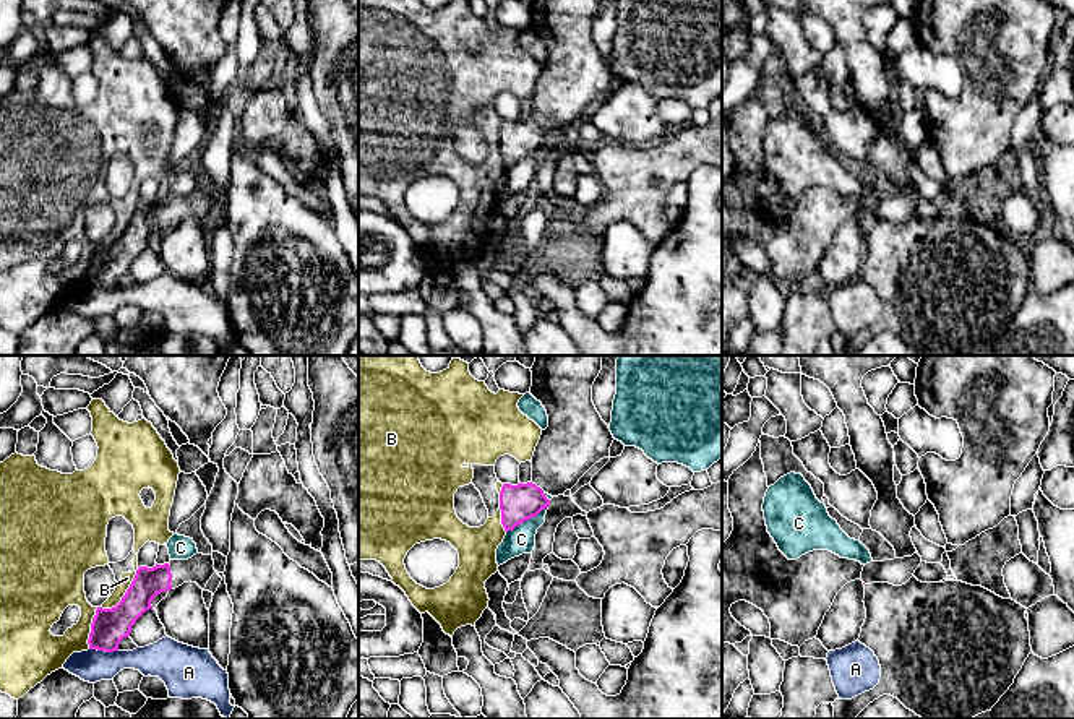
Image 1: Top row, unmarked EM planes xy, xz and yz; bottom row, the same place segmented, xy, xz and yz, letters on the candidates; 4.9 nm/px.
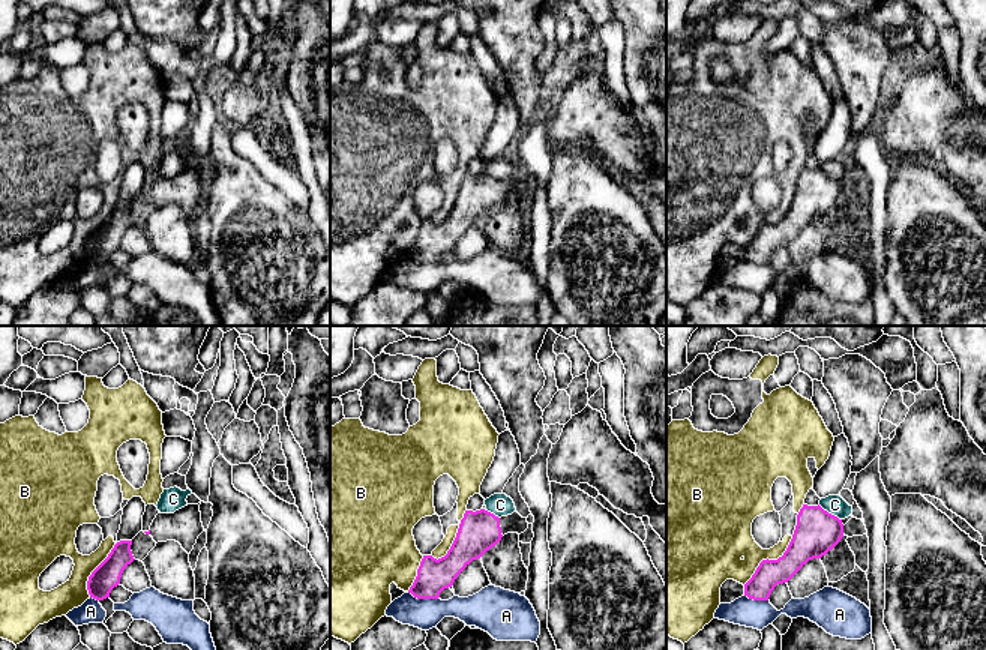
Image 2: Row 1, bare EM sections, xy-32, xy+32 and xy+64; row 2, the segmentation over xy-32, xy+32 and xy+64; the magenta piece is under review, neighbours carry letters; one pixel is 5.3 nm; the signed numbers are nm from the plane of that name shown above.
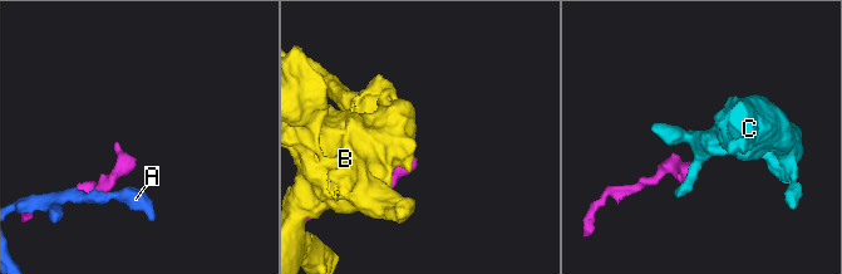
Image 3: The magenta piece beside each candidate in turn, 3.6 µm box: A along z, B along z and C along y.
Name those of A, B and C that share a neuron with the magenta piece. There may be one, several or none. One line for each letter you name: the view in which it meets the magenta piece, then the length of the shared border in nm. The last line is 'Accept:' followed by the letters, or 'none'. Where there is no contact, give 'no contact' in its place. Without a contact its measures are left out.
Accept: none

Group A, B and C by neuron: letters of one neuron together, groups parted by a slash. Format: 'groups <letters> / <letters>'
groups A / B / C

